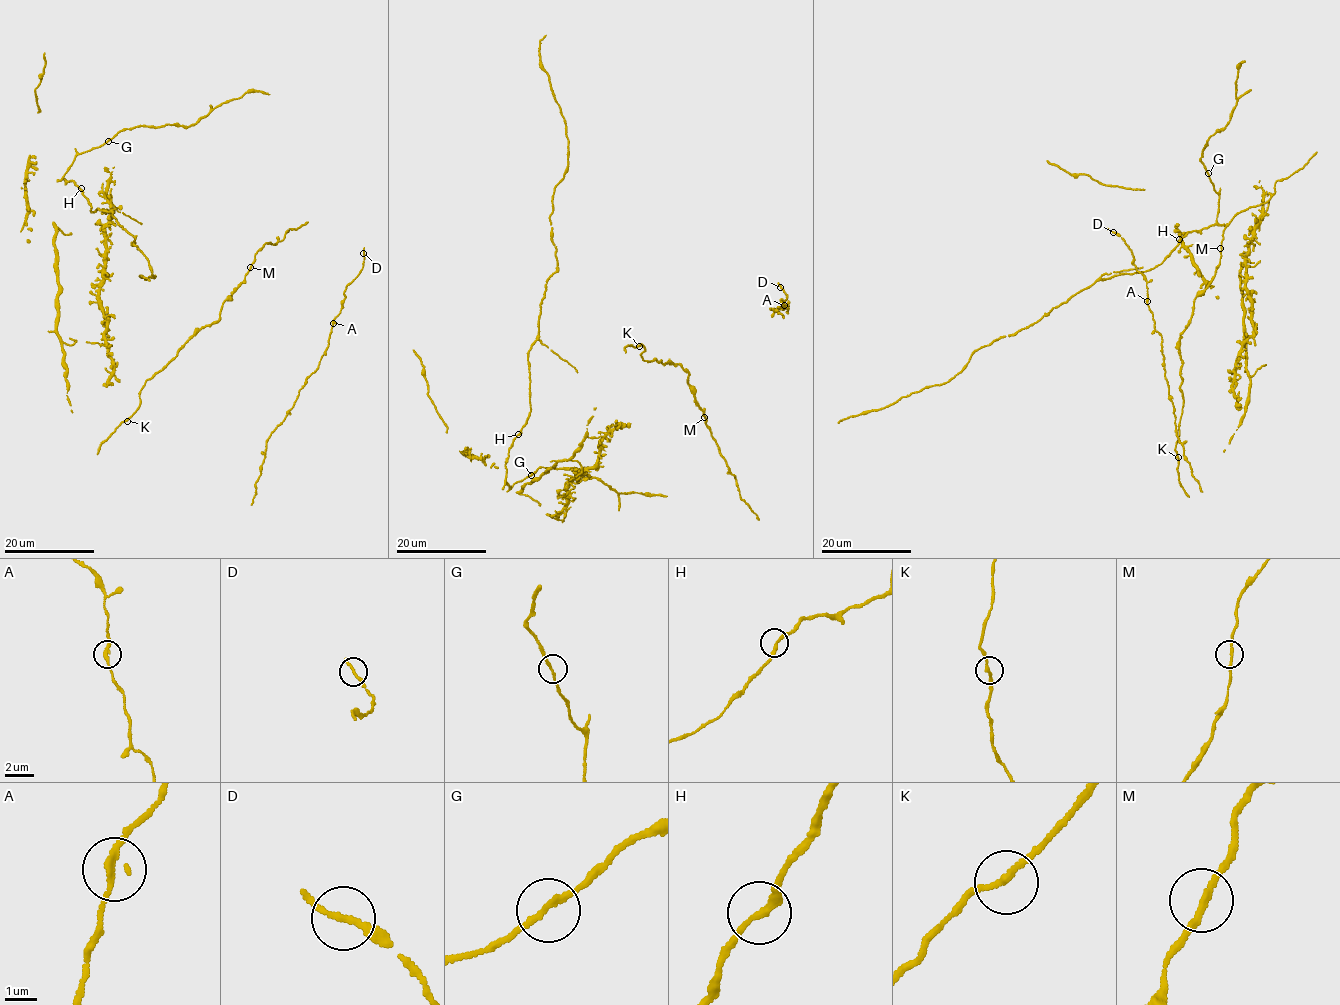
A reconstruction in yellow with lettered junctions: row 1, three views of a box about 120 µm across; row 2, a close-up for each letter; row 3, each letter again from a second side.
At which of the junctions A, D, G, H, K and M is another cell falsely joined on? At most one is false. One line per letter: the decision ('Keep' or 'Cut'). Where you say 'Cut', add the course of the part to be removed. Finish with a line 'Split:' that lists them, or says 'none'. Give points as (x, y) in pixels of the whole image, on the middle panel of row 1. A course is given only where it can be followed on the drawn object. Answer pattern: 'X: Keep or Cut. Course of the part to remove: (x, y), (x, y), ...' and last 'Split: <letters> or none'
A: Keep
D: Keep
G: Keep
H: Keep
K: Keep
M: Keep
Split: none

